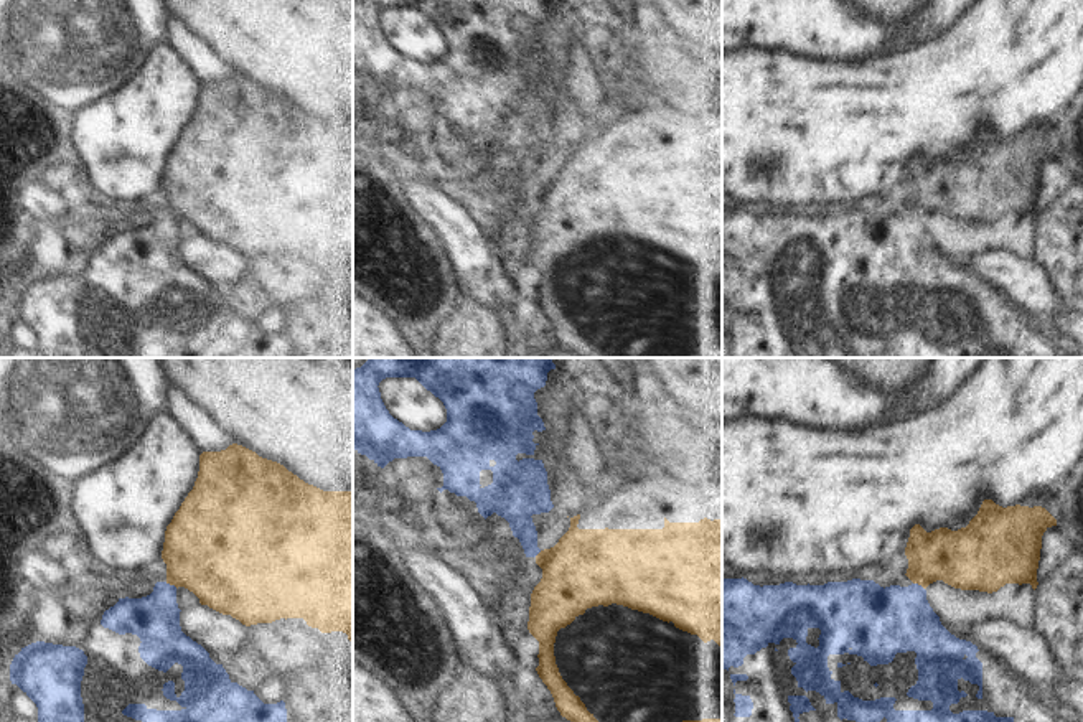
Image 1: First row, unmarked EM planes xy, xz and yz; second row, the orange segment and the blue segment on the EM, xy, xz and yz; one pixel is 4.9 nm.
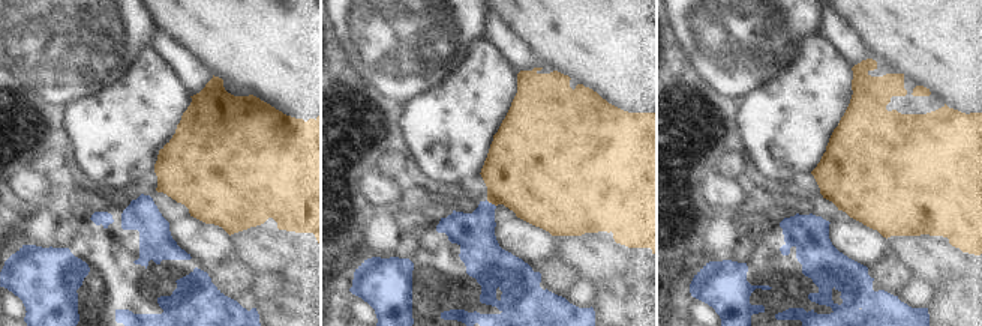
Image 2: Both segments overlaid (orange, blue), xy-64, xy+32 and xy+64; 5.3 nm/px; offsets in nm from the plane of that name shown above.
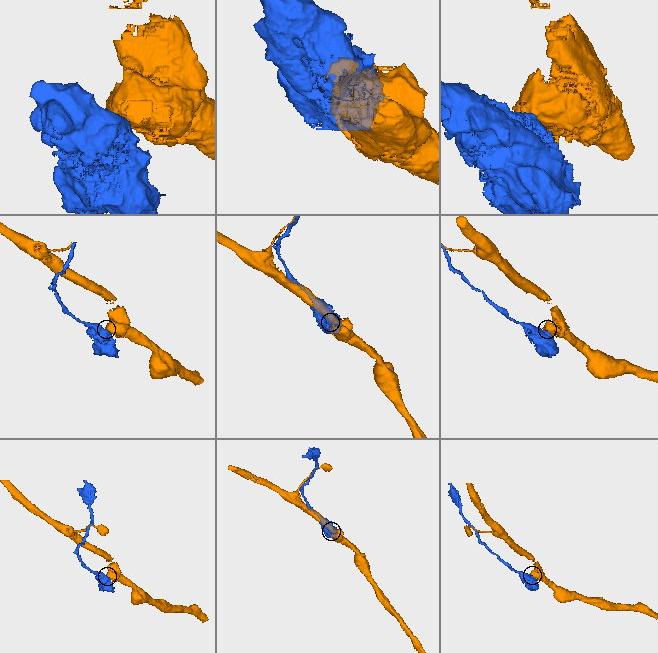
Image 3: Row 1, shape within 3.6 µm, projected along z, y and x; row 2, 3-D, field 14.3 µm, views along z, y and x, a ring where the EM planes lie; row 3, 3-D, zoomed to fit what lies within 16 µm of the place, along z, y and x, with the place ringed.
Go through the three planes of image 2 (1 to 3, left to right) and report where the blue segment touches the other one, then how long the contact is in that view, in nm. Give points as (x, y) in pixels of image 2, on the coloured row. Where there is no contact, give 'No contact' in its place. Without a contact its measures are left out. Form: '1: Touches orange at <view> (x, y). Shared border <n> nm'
1: No contact
2: Touches orange at xy+32 (490, 202). Shared border 70 nm
3: No contact

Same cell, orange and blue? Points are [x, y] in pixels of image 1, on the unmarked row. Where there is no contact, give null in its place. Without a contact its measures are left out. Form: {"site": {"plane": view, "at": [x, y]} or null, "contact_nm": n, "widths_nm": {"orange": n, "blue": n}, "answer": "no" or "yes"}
{"site": {"plane": "xy", "at": [172, 215]}, "contact_nm": 70, "widths_nm": {"orange": 440, "blue": 240}, "answer": "no"}

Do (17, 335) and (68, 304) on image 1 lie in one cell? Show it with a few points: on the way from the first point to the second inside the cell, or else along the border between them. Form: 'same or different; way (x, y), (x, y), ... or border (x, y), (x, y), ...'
different; border (17, 315), (38, 340)

